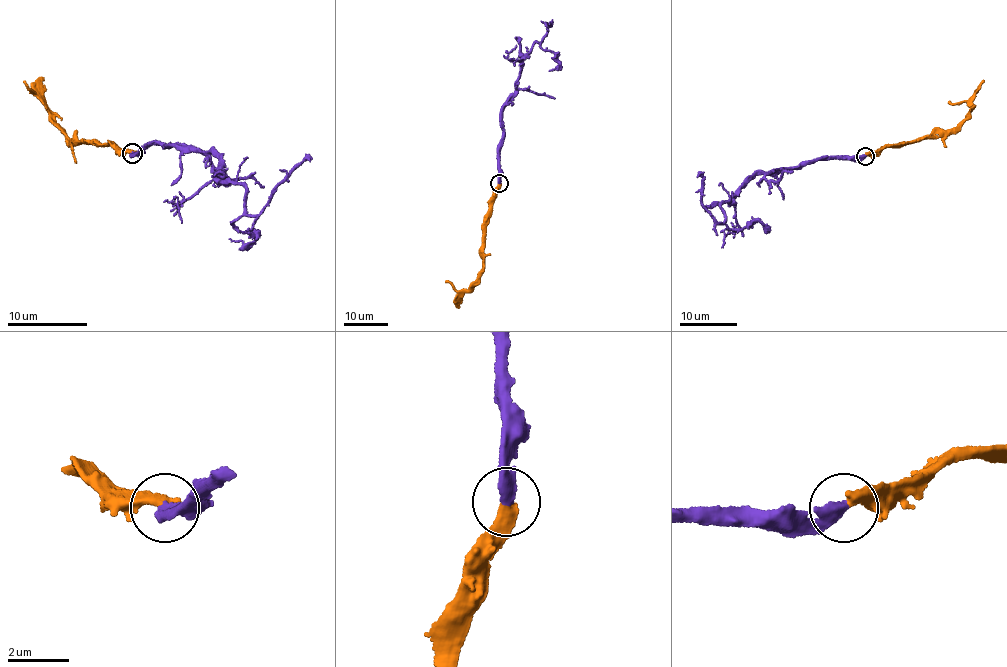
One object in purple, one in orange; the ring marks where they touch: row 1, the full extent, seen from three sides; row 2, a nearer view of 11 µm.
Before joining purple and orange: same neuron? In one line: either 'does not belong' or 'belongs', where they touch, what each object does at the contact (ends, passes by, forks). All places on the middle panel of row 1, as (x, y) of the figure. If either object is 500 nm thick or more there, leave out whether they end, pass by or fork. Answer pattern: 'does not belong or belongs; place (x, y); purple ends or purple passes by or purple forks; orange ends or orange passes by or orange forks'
belongs; place (499, 183); purple ends; orange ends

